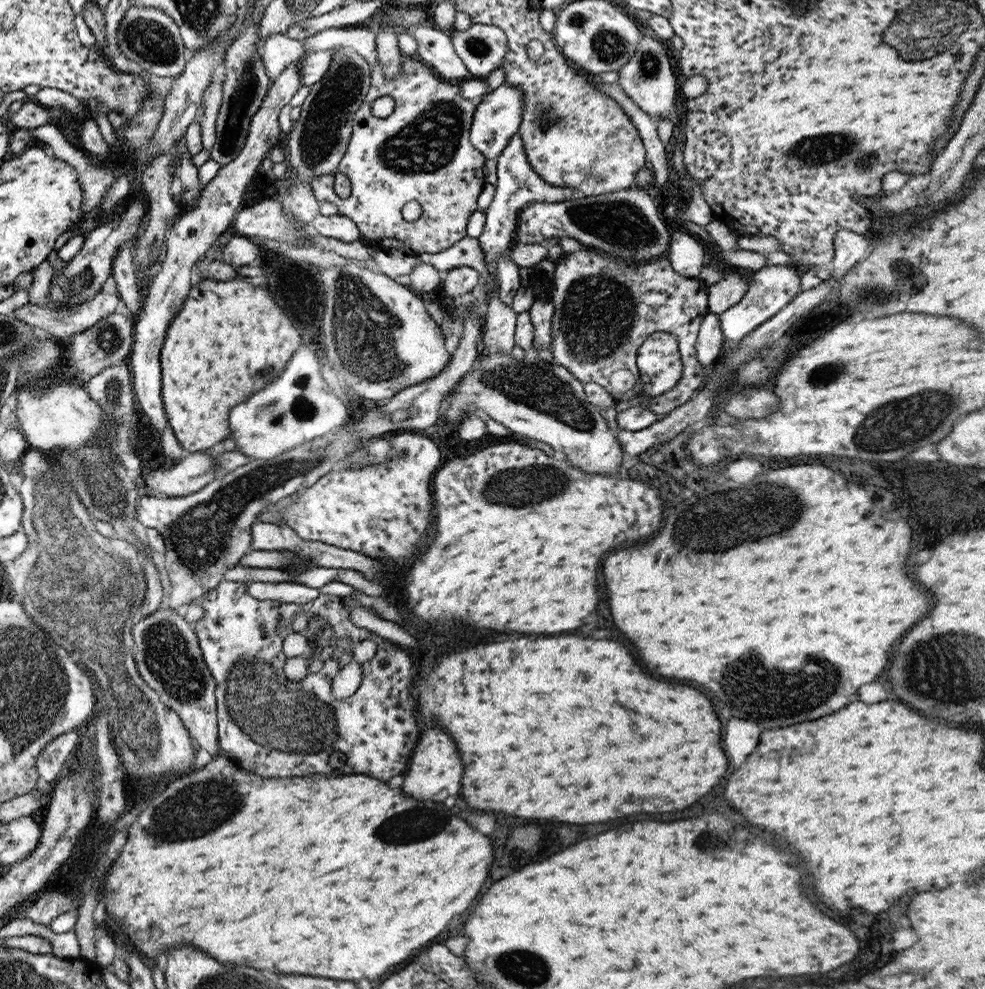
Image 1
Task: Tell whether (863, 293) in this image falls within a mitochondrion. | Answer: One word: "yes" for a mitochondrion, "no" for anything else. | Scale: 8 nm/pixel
yes

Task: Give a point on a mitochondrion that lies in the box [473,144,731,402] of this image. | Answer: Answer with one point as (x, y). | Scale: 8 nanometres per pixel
(598, 315)

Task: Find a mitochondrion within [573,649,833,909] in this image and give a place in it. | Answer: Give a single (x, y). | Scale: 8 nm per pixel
(712, 838)

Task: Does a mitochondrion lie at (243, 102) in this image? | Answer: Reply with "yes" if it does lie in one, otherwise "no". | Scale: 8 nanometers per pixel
yes

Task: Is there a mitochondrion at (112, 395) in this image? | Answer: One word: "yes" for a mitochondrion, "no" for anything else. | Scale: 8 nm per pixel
yes

